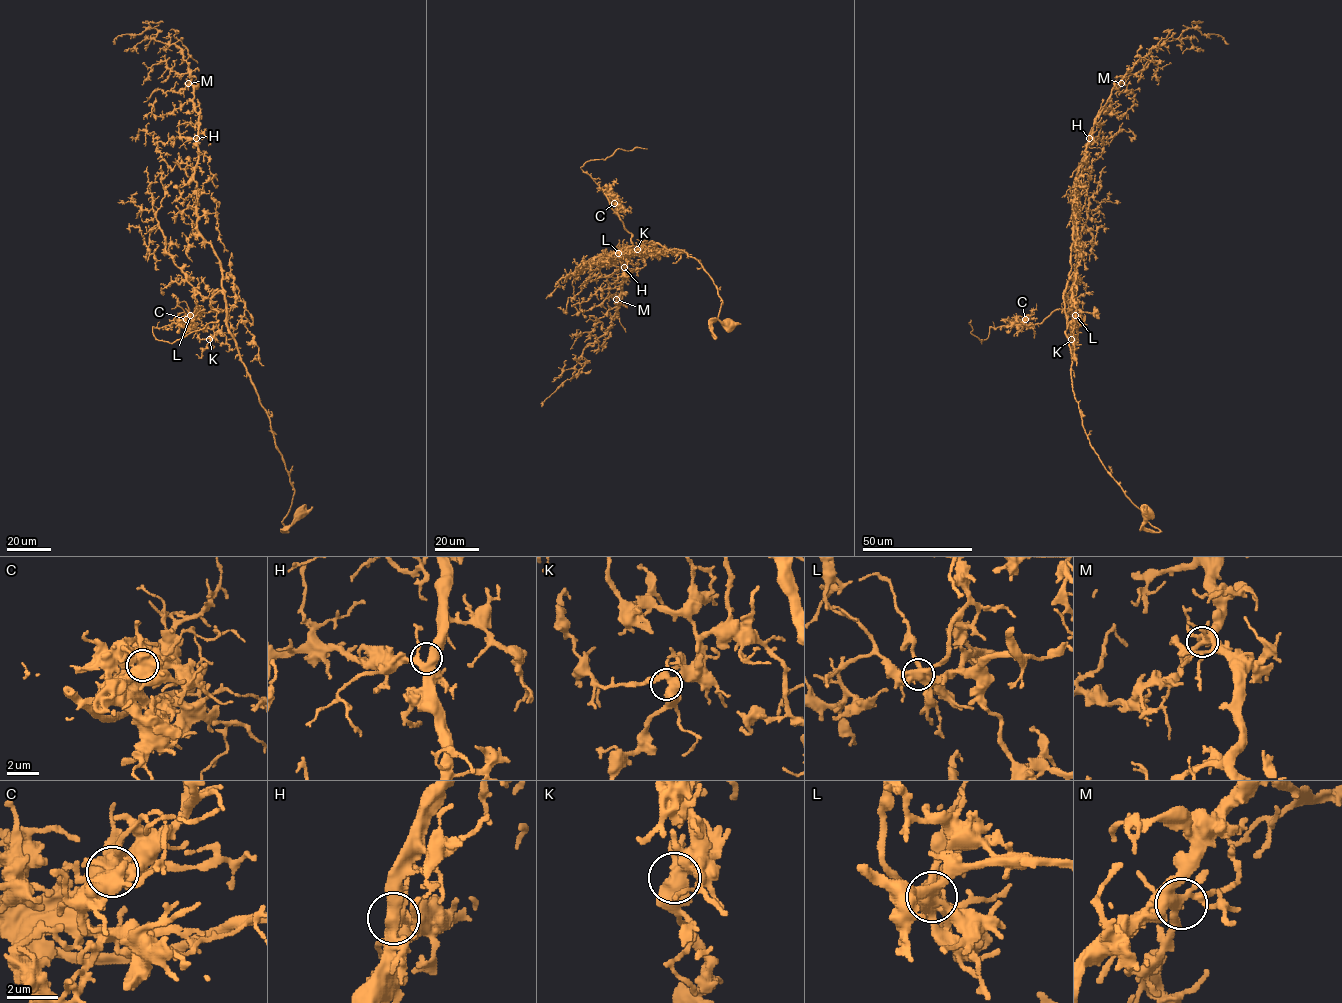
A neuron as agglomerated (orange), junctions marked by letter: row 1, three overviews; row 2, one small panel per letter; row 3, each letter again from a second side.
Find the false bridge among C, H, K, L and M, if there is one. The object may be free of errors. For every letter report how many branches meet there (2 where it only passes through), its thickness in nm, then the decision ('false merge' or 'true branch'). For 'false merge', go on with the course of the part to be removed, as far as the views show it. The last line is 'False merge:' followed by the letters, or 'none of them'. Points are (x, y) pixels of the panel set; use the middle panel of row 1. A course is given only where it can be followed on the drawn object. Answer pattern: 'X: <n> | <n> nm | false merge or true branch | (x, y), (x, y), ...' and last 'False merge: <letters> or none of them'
C: 7 | 550 nm | true branch
H: 4 | 440 nm | true branch
K: 4 | 440 nm | true branch
L: 5 | 550 nm | false merge | (618, 253), (632, 245), (631, 234), (602, 189), (581, 167), (591, 160), (604, 159), (618, 149), (647, 149)
M: 5 | 340 nm | true branch
False merge: L

